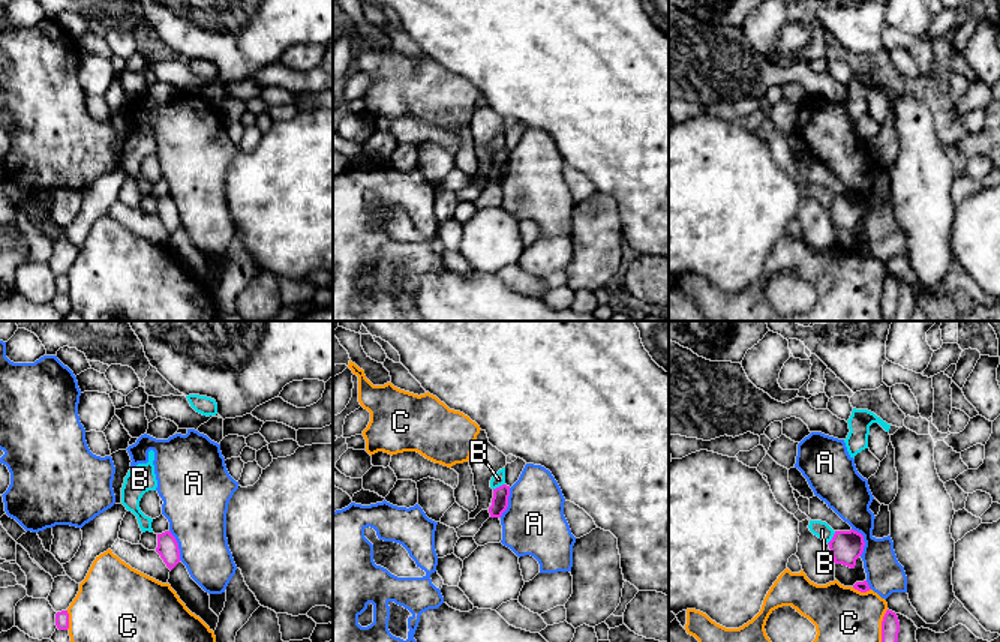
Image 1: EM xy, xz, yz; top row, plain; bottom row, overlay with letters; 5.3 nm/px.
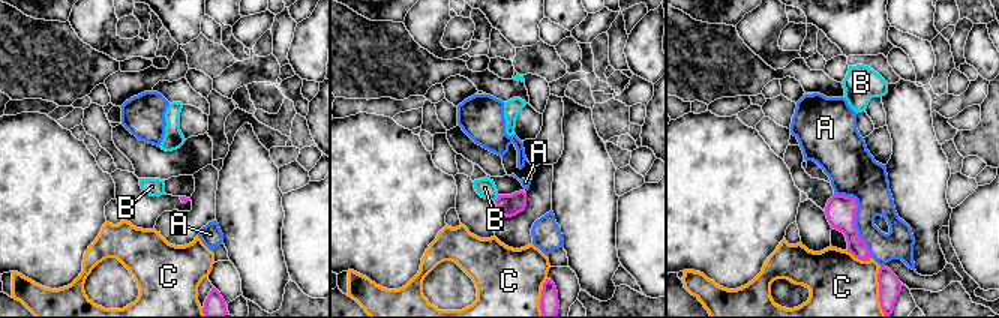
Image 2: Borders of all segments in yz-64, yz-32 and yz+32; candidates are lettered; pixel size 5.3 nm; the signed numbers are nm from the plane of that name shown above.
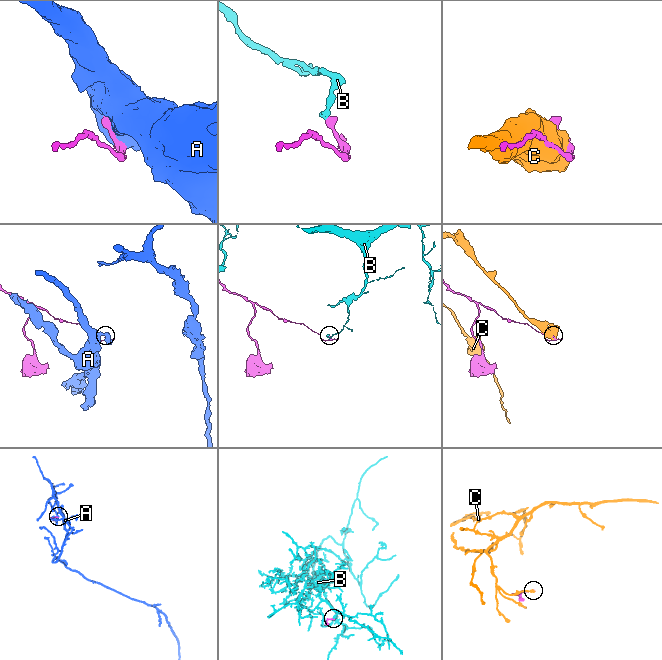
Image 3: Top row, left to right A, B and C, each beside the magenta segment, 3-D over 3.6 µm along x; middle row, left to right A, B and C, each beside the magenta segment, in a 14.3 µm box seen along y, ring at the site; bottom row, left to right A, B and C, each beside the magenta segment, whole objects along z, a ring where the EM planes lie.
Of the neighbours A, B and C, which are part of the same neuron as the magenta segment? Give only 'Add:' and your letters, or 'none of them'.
Add: none of them

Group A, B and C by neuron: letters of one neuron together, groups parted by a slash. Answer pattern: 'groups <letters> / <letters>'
groups A / B / C

